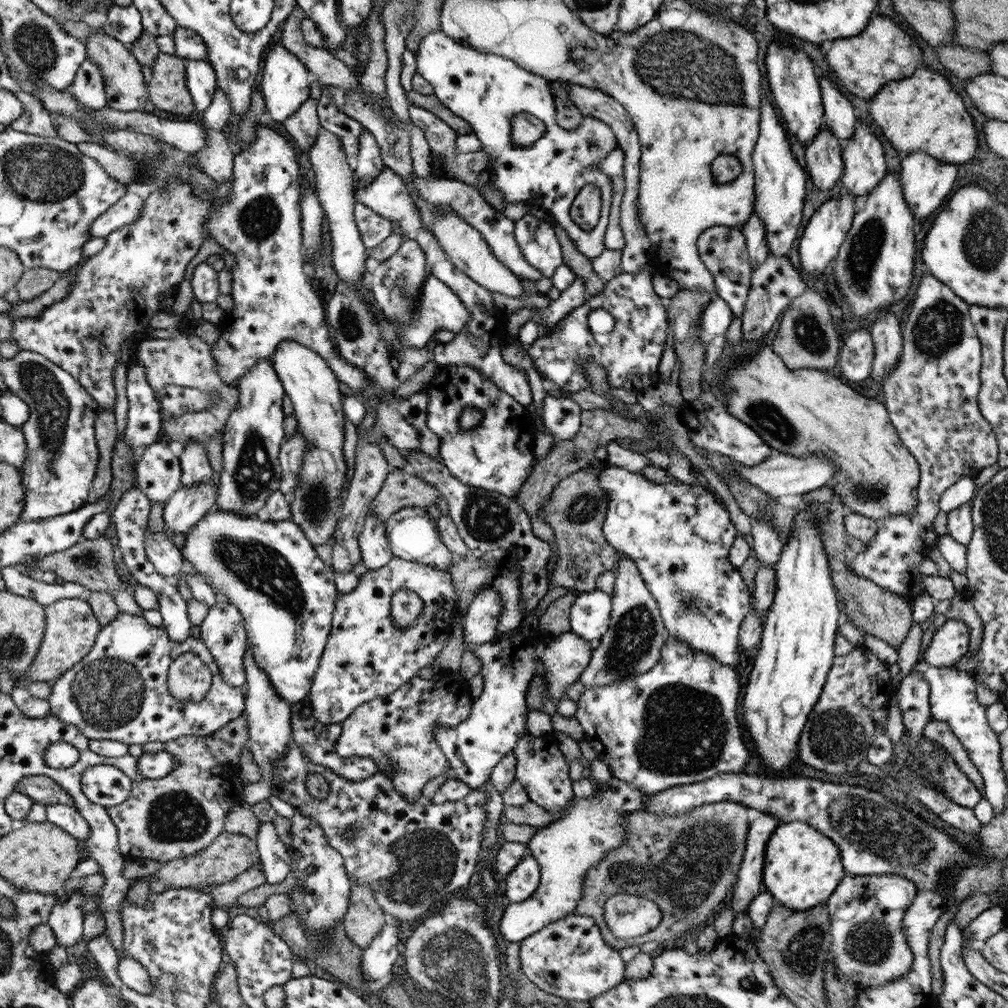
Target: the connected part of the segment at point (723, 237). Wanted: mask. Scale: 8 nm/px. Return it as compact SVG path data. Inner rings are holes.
M711 226L700 235L697 247L704 266L714 277L718 300L726 302L733 318L742 316L751 287L752 273L747 240L742 230L729 226Z

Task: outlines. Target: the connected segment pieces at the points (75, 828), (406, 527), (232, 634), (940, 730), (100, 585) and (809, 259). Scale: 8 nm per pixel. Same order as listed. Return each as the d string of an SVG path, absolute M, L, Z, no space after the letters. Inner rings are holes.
M48 804L46 816L48 821L64 828L74 838L83 842L83 846L86 846L84 842L87 842L89 837L89 824L75 806Z
M401 508L390 516L386 523L386 528L389 546L392 548L394 557L400 557L423 565L430 565L449 572L449 568L454 560L454 554L442 544L441 536L438 536L438 530L434 528L432 518L426 512L420 514L418 508Z
M219 597L217 602L214 603L214 606L209 607L205 619L199 624L199 638L205 642L205 645L213 653L221 677L233 687L240 687L244 682L247 682L244 658L247 653L246 648L248 648L249 644L246 644L244 623L242 622L242 614L238 610L238 607L226 601L224 598Z
M932 719L927 722L923 735L941 744L950 755L954 757L962 772L980 789L983 793L983 776L979 773L978 768L970 758L966 747L955 737L954 732L950 730L949 722L943 720Z
M105 535L92 540L81 538L76 545L71 546L68 550L40 558L37 570L41 574L54 572L58 578L62 578L65 582L80 584L91 592L106 592L106 594L114 596L118 592L116 588L122 588L122 582L116 574L114 562L112 562L112 544L110 541L111 539Z
M842 187L837 197L832 197L816 207L816 212L810 217L803 230L798 248L802 270L806 274L820 278L825 268L837 257L840 246L846 240L846 235L853 223L856 197L856 195L851 195L846 187Z

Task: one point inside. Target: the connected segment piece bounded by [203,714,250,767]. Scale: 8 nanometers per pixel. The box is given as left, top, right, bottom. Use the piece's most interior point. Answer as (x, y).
(226, 744)

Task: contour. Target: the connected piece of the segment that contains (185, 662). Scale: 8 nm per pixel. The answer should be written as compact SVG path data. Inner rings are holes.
M183 652L172 662L168 674L170 691L185 702L202 700L212 684L208 665L195 652Z

